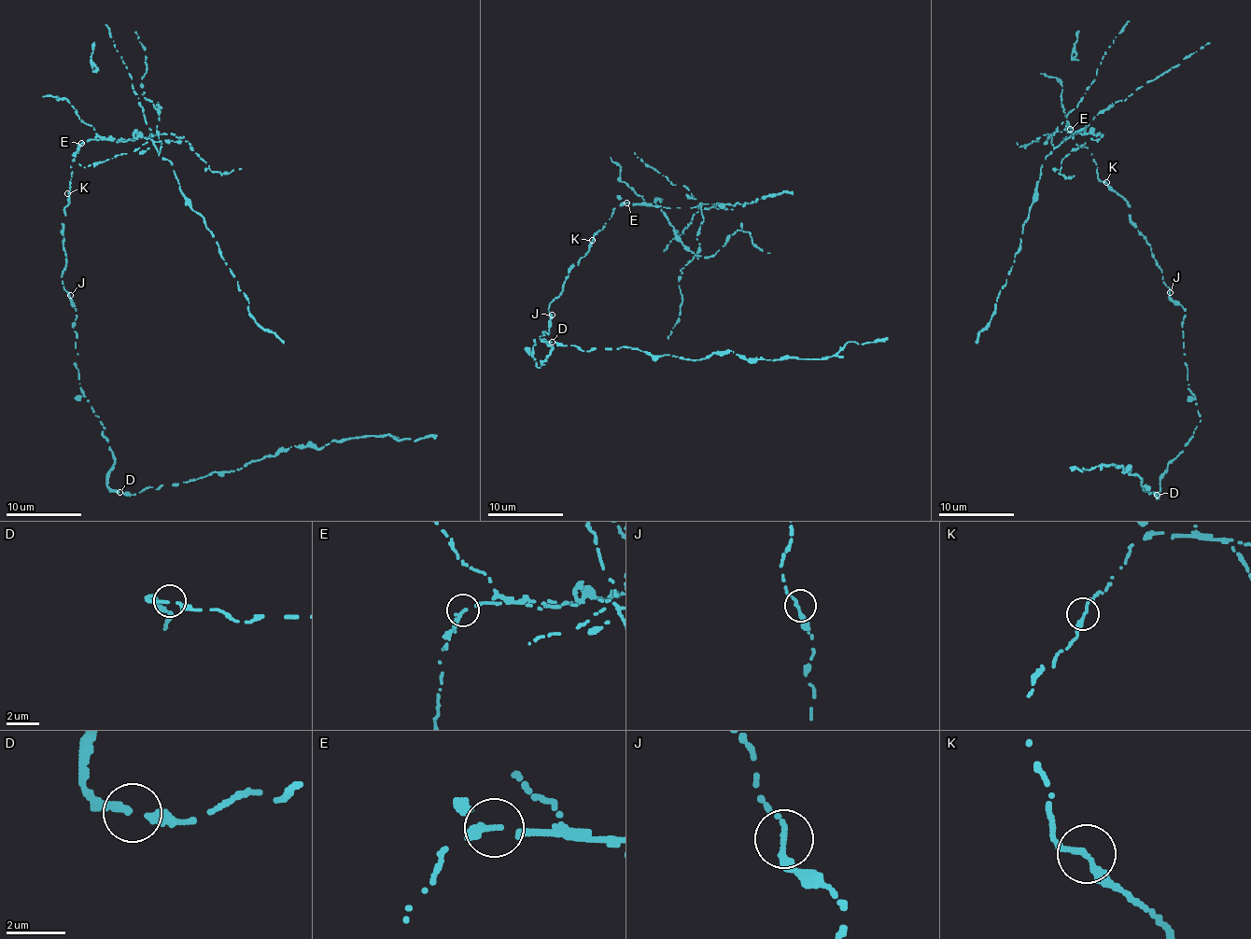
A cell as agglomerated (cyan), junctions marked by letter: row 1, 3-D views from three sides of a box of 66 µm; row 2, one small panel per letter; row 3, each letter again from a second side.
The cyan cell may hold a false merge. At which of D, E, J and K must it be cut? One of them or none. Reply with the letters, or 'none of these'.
E

